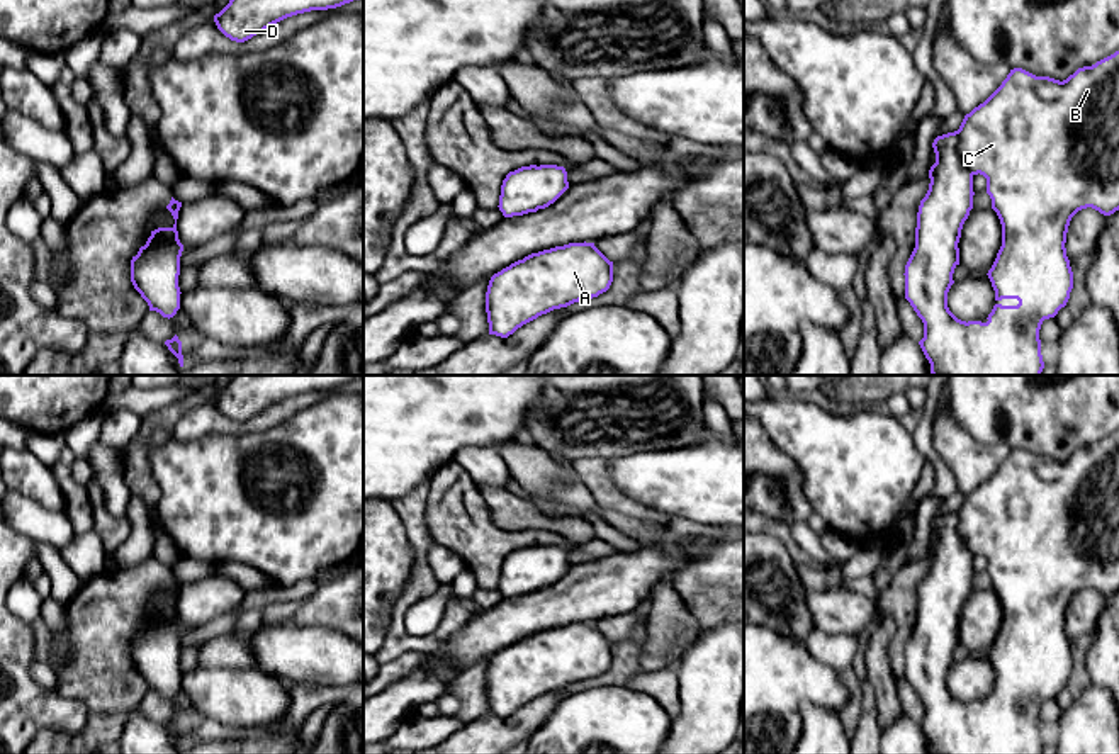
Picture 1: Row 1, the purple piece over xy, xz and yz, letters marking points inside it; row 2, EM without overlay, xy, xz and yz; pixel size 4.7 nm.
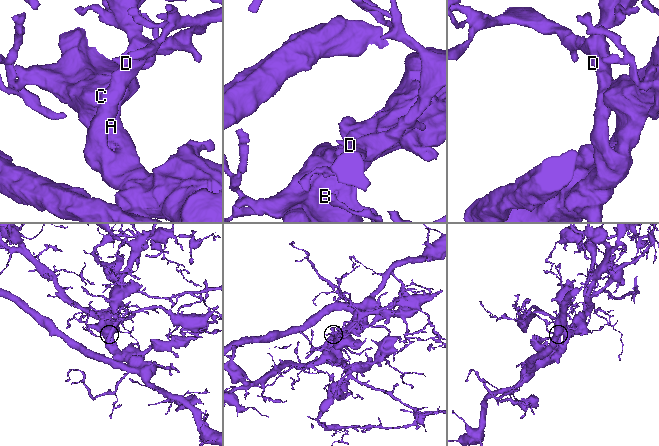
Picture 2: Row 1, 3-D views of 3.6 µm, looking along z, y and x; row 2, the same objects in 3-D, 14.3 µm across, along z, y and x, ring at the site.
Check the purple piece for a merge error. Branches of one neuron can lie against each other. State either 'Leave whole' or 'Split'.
Leave whole

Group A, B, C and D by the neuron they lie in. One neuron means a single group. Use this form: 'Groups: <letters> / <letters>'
Groups: A B C D

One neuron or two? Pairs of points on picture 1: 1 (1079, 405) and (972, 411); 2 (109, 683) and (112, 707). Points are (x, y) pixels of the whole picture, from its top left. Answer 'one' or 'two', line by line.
1: one
2: one

